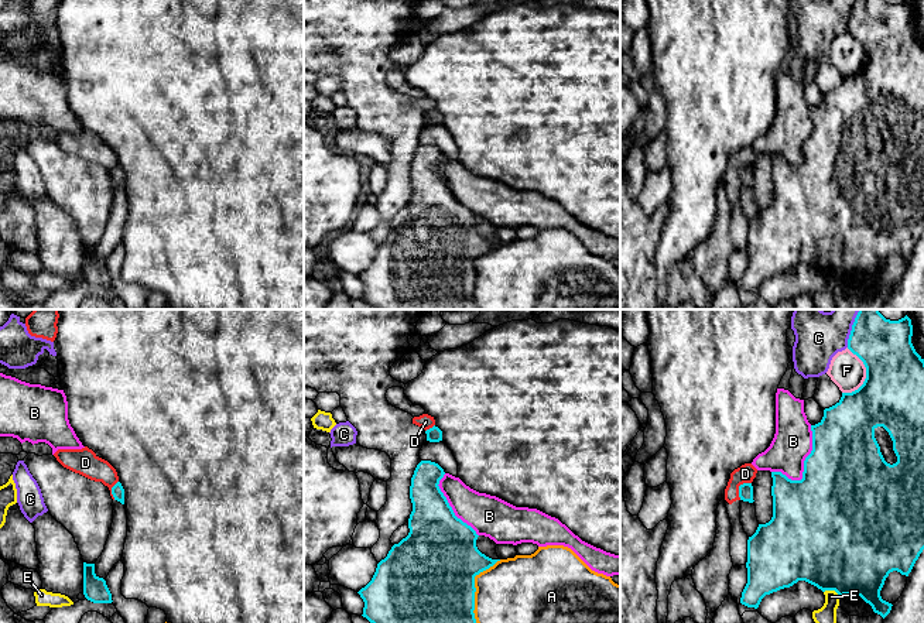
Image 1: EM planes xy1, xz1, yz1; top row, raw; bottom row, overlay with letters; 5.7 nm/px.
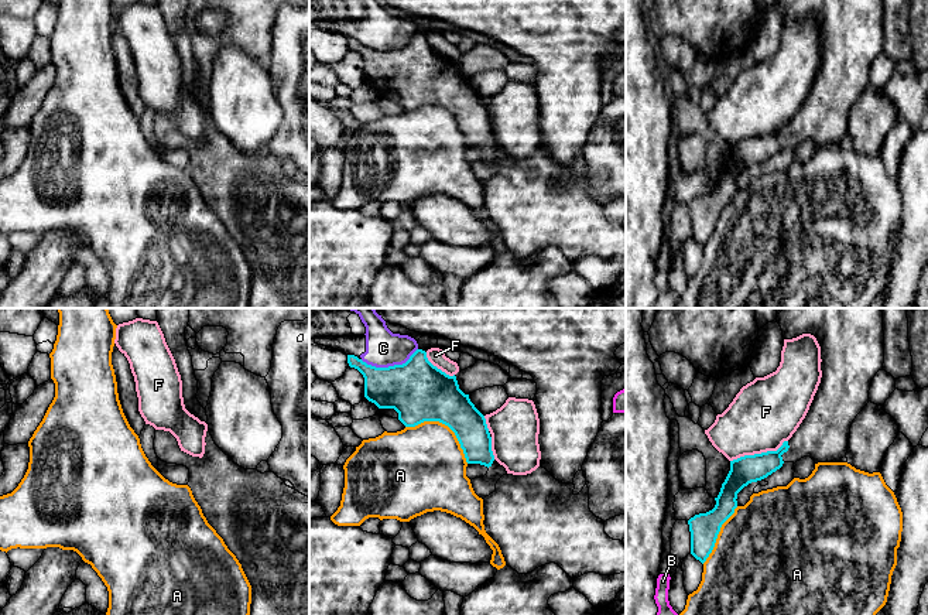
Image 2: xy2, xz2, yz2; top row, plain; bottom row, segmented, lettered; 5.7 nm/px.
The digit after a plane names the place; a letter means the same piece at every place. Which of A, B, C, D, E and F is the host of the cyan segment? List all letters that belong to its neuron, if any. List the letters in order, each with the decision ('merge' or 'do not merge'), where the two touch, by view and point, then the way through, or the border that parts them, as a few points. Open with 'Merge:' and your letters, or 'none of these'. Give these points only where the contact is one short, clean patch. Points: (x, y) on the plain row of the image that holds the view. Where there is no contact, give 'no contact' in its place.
Merge: none of these
A: do not merge; meets cyan in xz2 at (445, 108)
B: do not merge; meets cyan in yz1 at (804, 150)
C: do not merge; meets cyan in xz2 at (389, 50)
D: do not merge; meets cyan in yz1 at (739, 171); border along yz1 (750, 165), (743, 165), (739, 170), (739, 182)
E: do not merge; meets cyan in yz1 at (832, 273)
F: do not merge; meets cyan in yz2 at (759, 137)

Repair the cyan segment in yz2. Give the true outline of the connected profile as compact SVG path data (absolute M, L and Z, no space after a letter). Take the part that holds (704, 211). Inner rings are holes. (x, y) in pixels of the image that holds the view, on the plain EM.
M777 0L784 23L811 17L821 30L822 61L809 93L788 124L777 134L744 139L730 144L730 154L722 167L716 188L706 197L695 198L688 204L691 215L691 238L702 247L712 236L722 208L737 191L737 177L751 165L761 164L780 153L784 146L797 146L811 140L818 146L847 146L847 126L850 109L856 99L869 86L869 74L873 61L884 47L883 0Z

